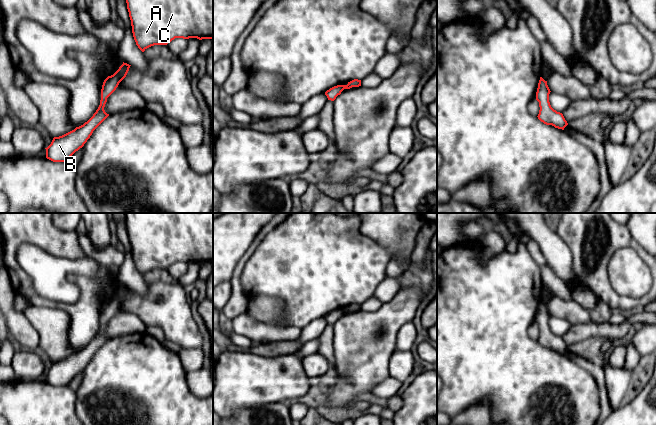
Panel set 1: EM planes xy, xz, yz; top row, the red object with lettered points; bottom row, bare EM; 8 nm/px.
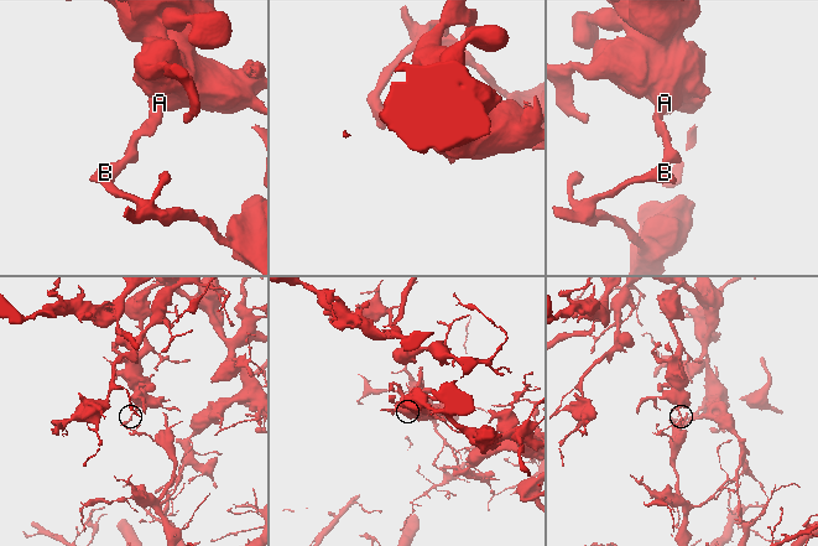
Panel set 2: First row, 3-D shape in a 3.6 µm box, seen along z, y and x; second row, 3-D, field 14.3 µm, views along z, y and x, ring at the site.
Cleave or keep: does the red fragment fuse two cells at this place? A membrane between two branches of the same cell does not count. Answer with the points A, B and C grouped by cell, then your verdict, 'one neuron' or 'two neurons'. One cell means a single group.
A C / B; two neurons

